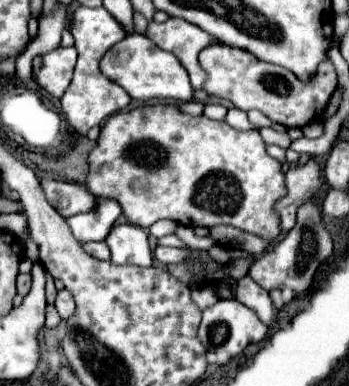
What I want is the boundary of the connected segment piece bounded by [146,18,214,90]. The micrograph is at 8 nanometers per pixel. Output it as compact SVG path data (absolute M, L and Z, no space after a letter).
M168 18L166 22L150 22L148 24L148 38L156 42L166 52L172 52L182 66L186 68L190 82L194 88L202 88L204 84L204 72L198 66L198 54L212 44L212 36L200 30L198 26L182 20L182 18Z

